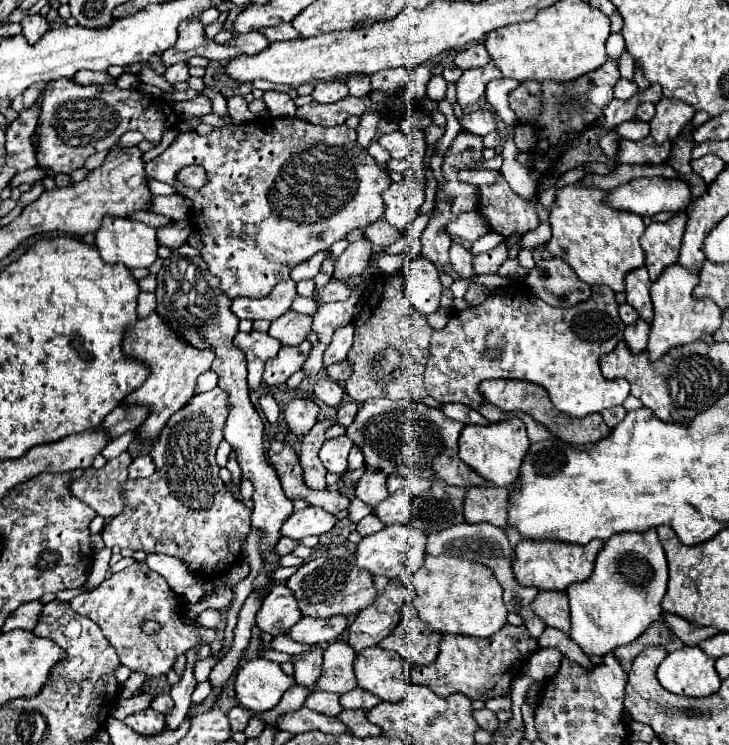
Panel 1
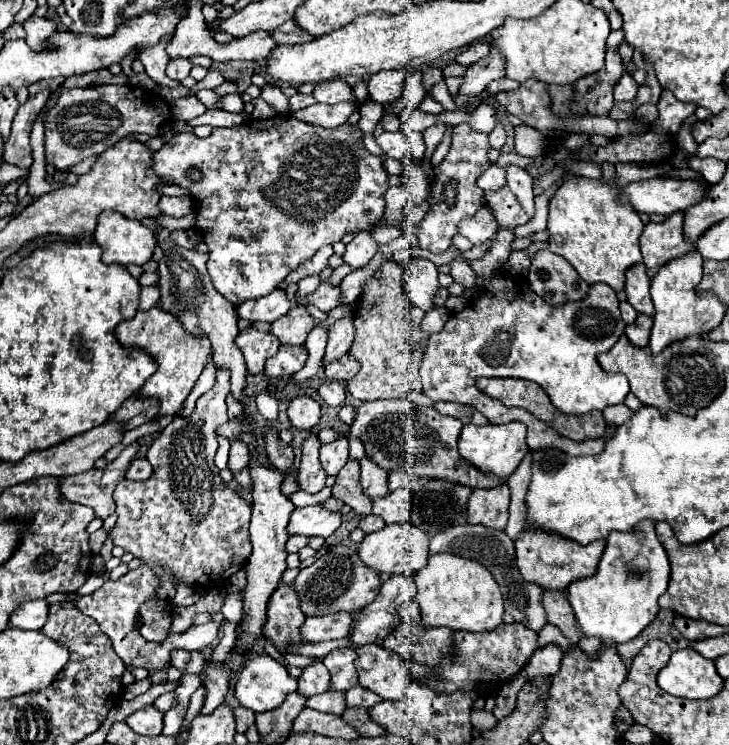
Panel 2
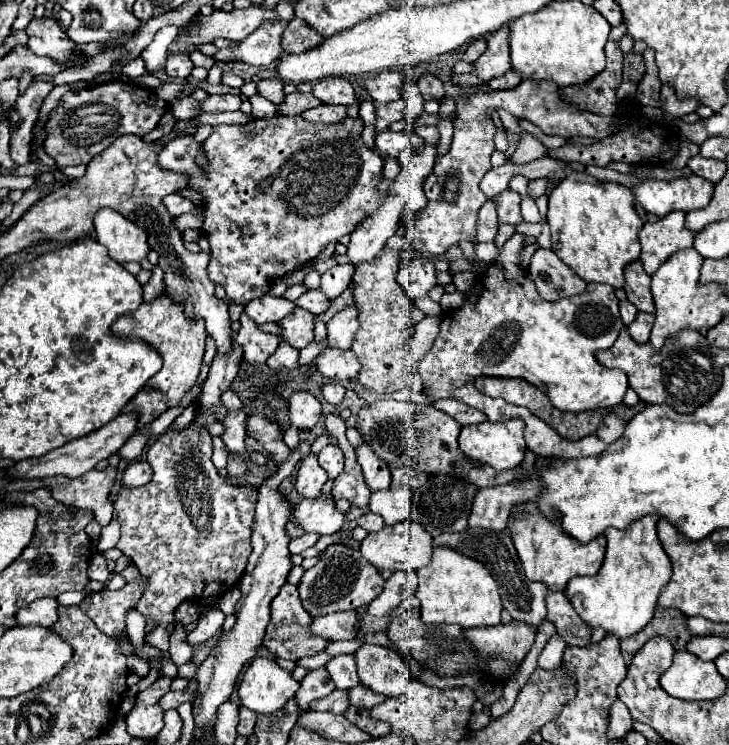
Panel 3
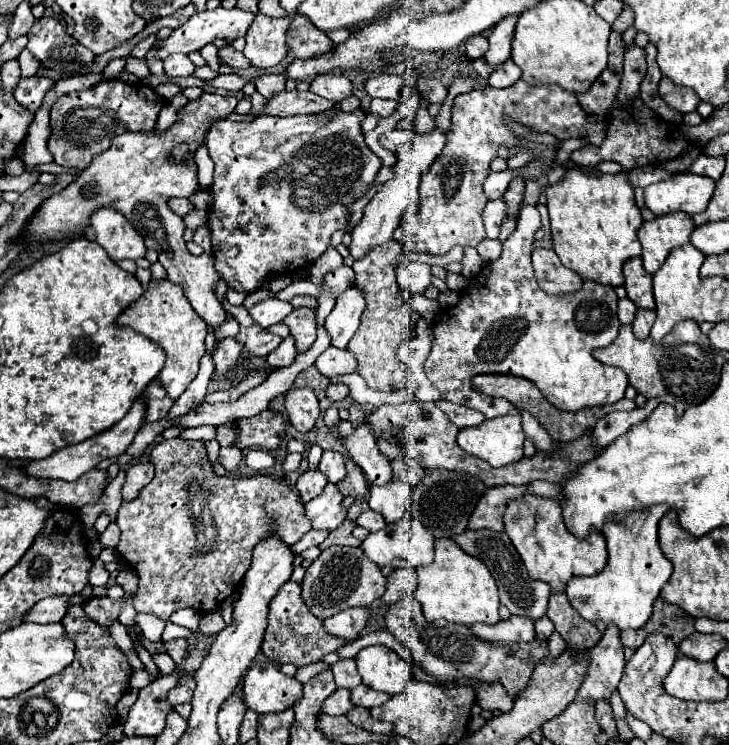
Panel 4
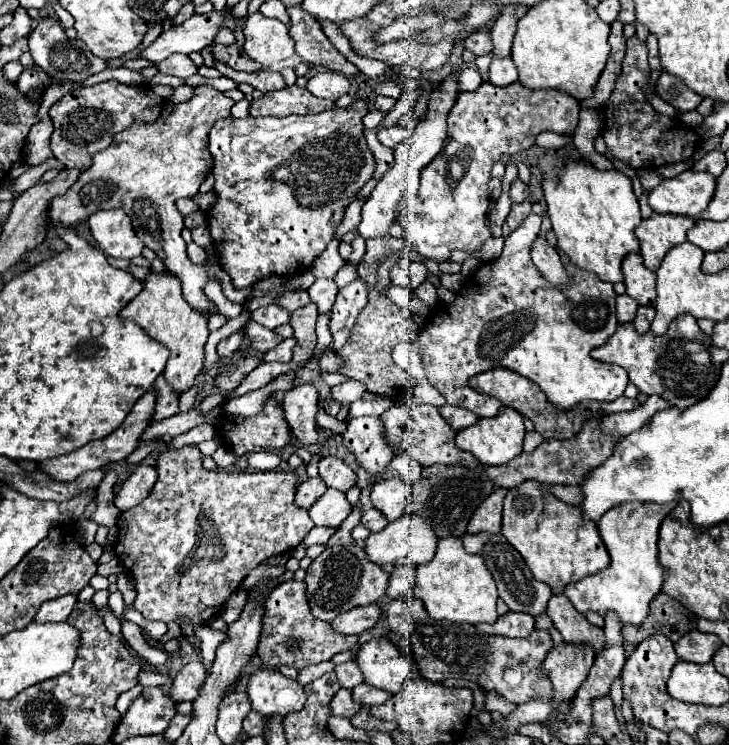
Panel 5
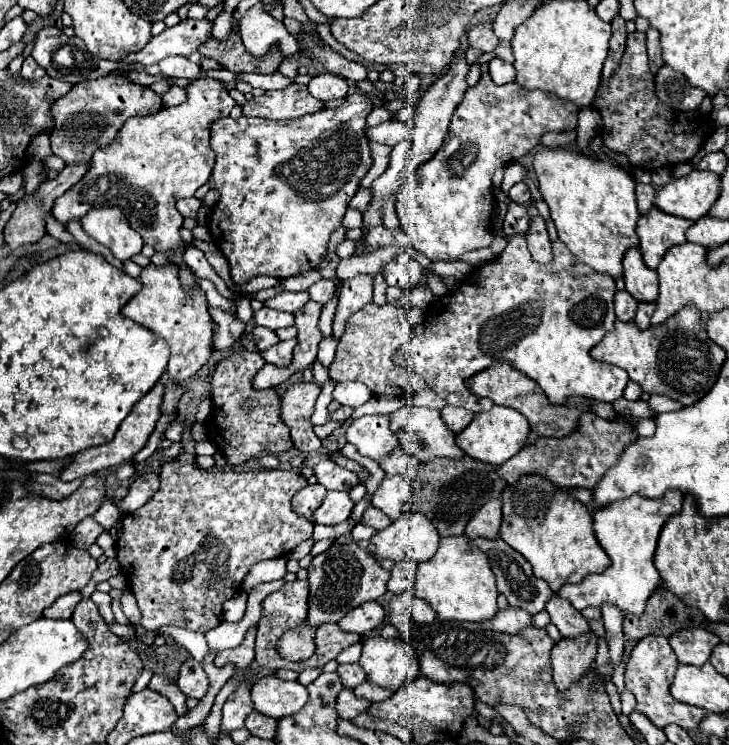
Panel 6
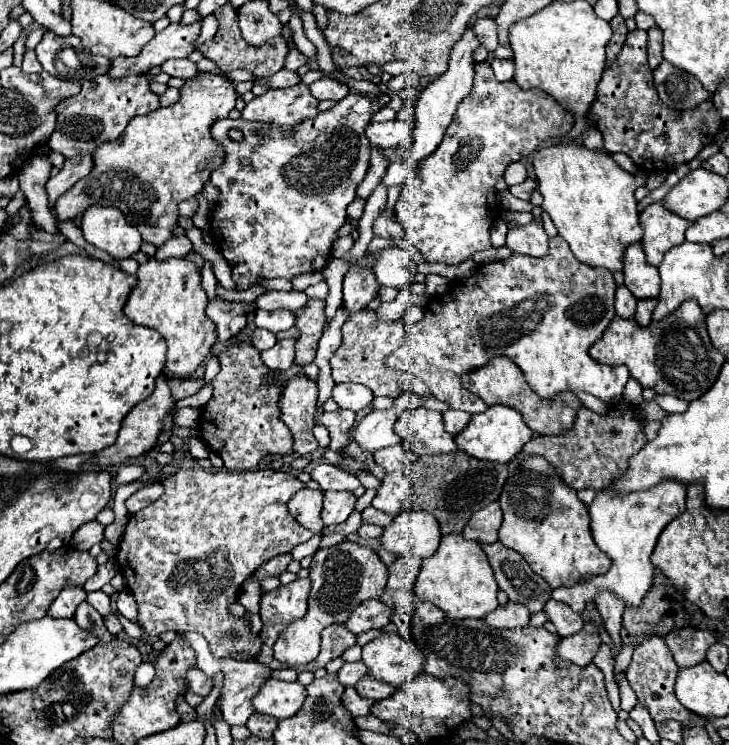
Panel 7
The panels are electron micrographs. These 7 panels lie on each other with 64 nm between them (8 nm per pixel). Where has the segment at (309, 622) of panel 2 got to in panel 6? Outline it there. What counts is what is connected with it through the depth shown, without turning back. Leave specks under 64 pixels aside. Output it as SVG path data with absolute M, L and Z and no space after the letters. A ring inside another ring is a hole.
M366 602L366 604L350 610L338 624L346 632L364 634L364 632L378 628L384 622L384 618L386 618L386 612L378 602Z

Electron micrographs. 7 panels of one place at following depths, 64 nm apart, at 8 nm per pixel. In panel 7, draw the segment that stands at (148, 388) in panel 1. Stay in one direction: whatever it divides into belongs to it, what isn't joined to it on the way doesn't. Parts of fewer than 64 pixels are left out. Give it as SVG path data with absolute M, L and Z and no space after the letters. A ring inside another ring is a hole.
M168 258L148 262L138 266L138 284L132 288L126 302L126 316L142 326L150 326L162 334L168 344L166 368L178 376L190 376L206 360L212 344L216 342L214 322L206 316L208 296L200 284L200 272L194 262L186 258Z

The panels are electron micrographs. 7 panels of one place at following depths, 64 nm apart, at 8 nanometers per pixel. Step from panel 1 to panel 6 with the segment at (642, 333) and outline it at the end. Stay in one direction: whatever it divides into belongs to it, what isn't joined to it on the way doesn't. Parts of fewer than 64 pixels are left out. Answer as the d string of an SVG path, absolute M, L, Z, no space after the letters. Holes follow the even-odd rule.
M640 302L638 304L638 312L634 316L634 322L638 324L638 328L646 328L650 326L650 318L652 318L652 312L654 312L654 302Z

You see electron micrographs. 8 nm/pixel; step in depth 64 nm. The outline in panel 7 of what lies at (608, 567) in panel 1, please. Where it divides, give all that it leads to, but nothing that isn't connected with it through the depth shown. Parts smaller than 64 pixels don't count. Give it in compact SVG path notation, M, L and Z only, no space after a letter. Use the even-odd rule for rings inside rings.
M672 478L658 482L648 490L638 490L622 496L614 490L610 492L600 490L594 502L588 506L590 530L596 546L604 554L612 554L612 568L602 576L594 576L588 584L556 588L552 592L552 598L566 602L574 612L582 612L586 602L592 602L594 596L602 590L614 592L616 596L624 598L626 604L640 604L652 584L654 566L650 562L650 556L656 546L656 540L660 532L666 528L666 524L684 512L684 502L686 502L686 484Z

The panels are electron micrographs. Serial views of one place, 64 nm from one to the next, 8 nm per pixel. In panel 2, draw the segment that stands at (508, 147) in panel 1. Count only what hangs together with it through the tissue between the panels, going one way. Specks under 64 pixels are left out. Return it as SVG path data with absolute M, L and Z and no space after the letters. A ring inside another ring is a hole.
M508 166L506 172L508 172L508 188L516 194L524 212L528 216L534 216L536 208L534 208L534 194L532 194L532 176L518 166Z

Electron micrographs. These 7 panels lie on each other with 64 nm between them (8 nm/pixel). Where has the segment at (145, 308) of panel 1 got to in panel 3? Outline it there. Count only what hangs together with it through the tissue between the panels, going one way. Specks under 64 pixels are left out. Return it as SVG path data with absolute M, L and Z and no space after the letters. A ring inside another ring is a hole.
M154 266L152 278L144 286L144 302L154 300L158 294L162 294L162 290L164 290L164 272L162 272L160 266Z

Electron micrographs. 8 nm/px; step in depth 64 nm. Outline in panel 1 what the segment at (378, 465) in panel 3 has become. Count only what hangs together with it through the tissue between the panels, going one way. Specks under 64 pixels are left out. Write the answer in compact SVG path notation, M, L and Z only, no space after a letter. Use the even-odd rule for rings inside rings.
M364 468L364 474L356 484L356 496L374 508L374 504L386 500L386 496L388 496L386 476L378 470Z

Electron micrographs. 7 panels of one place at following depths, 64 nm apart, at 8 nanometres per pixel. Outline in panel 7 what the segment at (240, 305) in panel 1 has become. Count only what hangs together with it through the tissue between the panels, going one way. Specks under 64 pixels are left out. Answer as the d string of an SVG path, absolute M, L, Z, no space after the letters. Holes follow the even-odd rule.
M256 310L254 322L258 328L266 328L266 330L276 334L276 332L292 328L296 324L296 314L290 310L272 310L272 312Z

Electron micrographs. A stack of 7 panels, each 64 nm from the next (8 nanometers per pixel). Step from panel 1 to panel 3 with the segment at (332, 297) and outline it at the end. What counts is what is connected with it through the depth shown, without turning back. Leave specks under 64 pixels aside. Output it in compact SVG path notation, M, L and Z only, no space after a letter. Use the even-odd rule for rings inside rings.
M308 290L308 292L302 294L298 300L294 300L294 304L300 306L300 308L306 308L306 310L310 310L312 314L318 316L318 314L322 314L322 312L328 310L330 300L328 300L320 290Z

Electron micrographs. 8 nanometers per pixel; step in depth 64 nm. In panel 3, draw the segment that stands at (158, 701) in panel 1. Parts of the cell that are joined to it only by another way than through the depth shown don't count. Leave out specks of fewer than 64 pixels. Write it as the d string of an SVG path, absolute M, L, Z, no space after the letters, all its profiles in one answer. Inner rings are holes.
M170 690L164 698L162 698L162 708L164 710L169 709L177 709L182 702L190 702L190 692L192 690L180 690L180 692L174 692L174 690Z

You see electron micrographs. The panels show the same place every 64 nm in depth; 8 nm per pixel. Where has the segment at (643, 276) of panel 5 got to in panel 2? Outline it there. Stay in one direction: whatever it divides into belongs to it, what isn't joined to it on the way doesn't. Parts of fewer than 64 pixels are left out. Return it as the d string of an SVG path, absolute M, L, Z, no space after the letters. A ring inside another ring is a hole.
M636 264L626 270L626 294L628 302L636 308L640 314L654 314L652 298L650 298L650 278L646 276L644 264Z

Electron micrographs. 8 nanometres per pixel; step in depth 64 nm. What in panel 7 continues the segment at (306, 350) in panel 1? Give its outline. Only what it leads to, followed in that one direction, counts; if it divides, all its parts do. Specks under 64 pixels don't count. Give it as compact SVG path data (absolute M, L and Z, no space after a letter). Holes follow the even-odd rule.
M292 338L278 340L270 350L260 352L260 358L270 370L286 372L294 364L294 346L296 346L296 340Z

